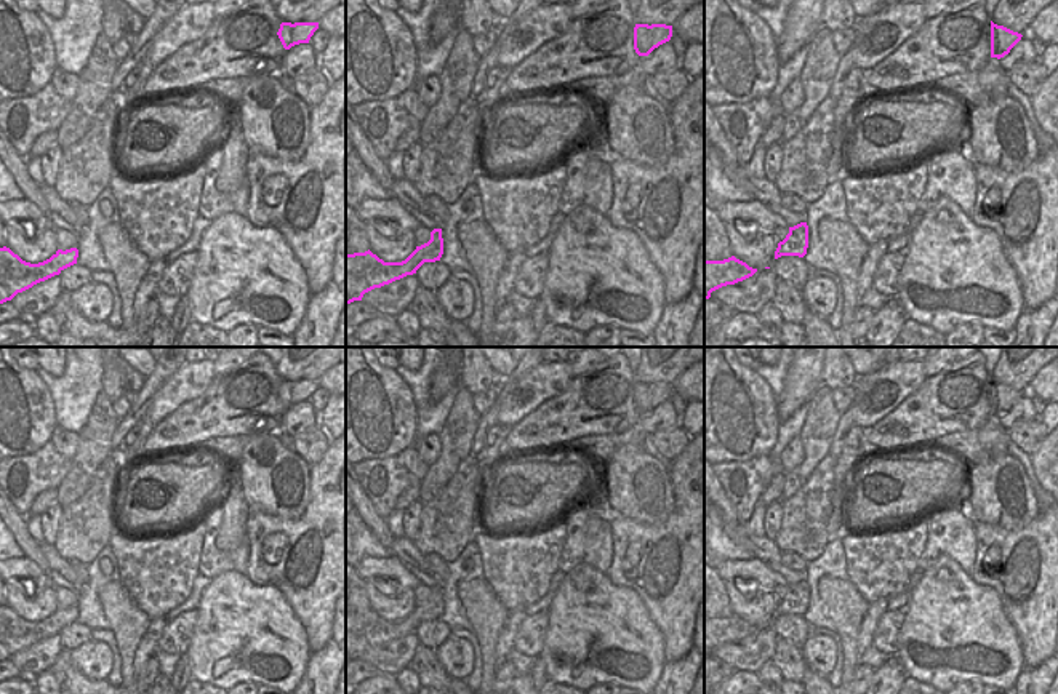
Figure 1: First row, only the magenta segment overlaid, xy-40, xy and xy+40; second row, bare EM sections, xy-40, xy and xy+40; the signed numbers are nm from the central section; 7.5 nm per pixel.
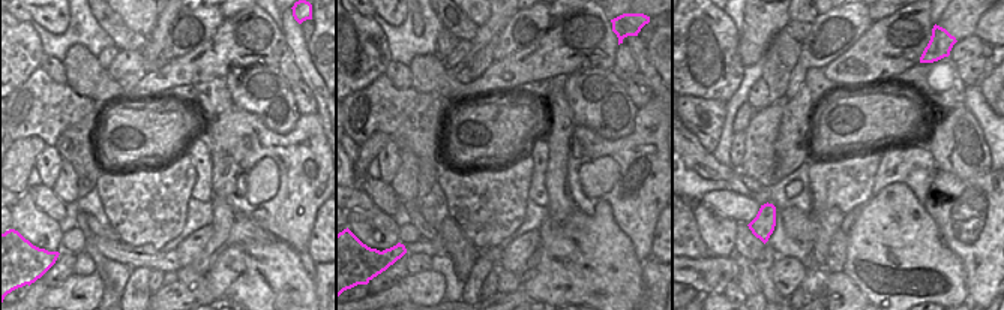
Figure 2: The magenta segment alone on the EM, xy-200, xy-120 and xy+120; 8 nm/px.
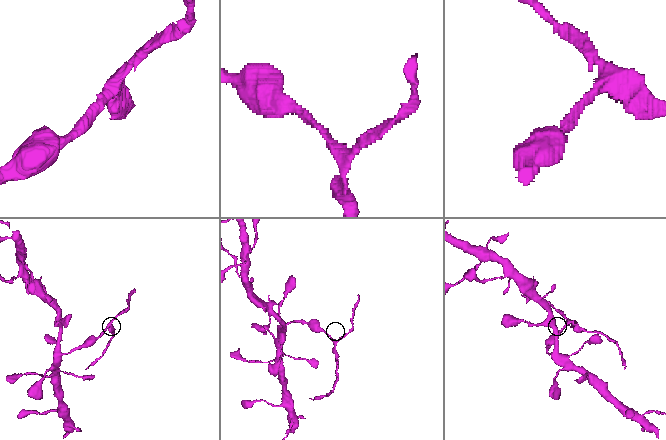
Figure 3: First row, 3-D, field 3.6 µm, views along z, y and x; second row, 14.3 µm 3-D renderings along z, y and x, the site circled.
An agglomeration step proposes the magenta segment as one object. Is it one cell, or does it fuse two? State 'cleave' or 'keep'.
cleave

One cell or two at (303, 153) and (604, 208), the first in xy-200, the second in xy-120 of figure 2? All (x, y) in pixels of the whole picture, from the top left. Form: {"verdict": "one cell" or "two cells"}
{"verdict": "two cells"}

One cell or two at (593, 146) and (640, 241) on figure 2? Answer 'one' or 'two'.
one

